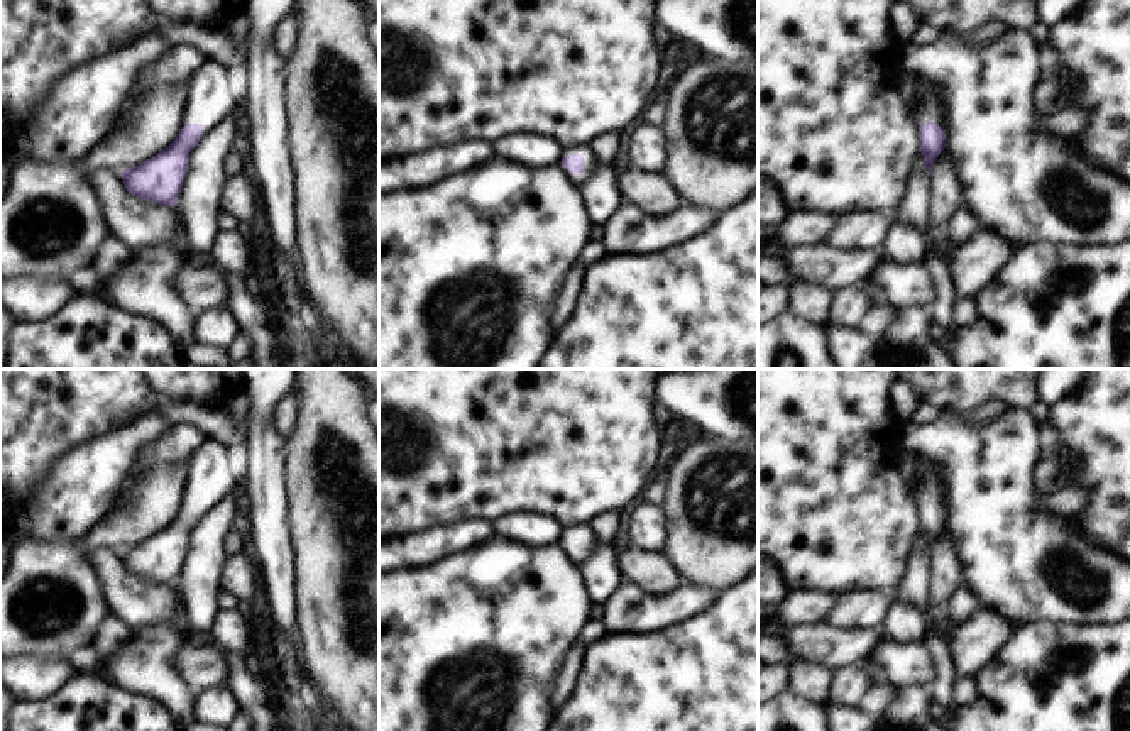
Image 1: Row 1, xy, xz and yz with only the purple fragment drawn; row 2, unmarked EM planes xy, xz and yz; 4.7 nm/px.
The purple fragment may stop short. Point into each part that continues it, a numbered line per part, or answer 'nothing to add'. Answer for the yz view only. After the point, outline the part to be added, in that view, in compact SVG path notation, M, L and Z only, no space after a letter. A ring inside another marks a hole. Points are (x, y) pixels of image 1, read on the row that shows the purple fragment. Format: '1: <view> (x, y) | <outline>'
1: yz (929, 105) | M919 78L920 91L910 105L910 115L920 124L941 122L944 117L946 91L932 80Z

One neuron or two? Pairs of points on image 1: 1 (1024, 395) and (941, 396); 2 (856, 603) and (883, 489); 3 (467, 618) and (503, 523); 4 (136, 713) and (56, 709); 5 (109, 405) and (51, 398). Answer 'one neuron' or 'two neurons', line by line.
1: one neuron
2: two neurons
3: two neurons
4: one neuron
5: one neuron

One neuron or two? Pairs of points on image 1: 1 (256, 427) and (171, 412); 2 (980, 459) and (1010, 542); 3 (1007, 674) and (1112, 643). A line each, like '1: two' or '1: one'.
1: two
2: one
3: one

